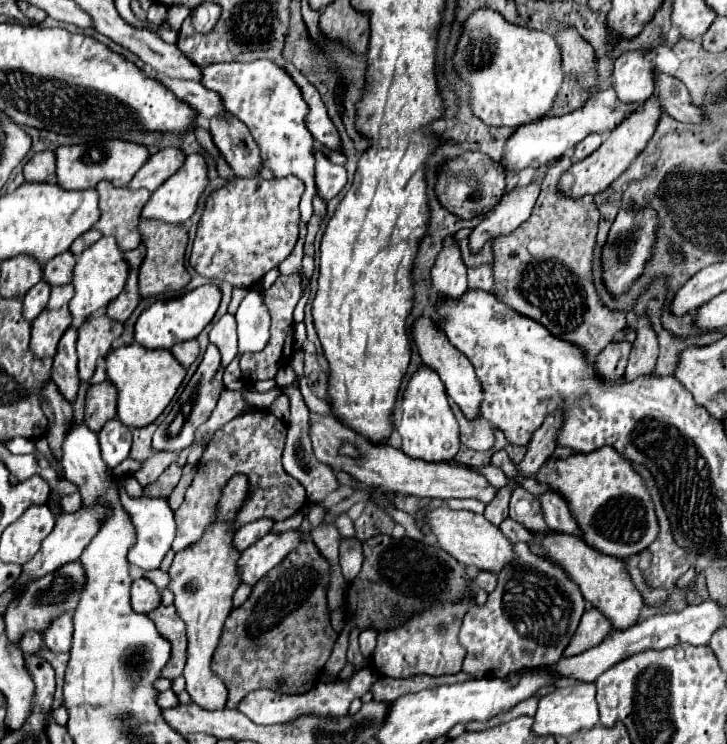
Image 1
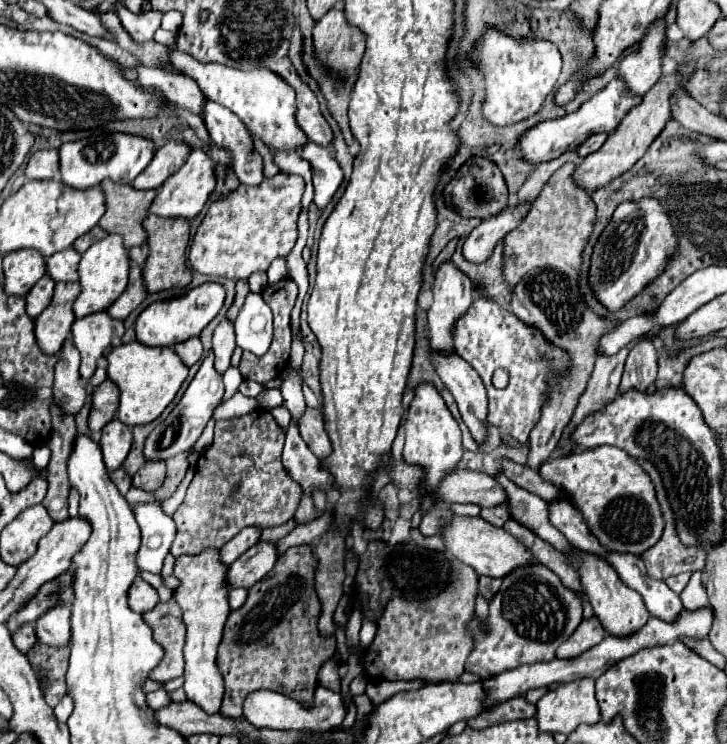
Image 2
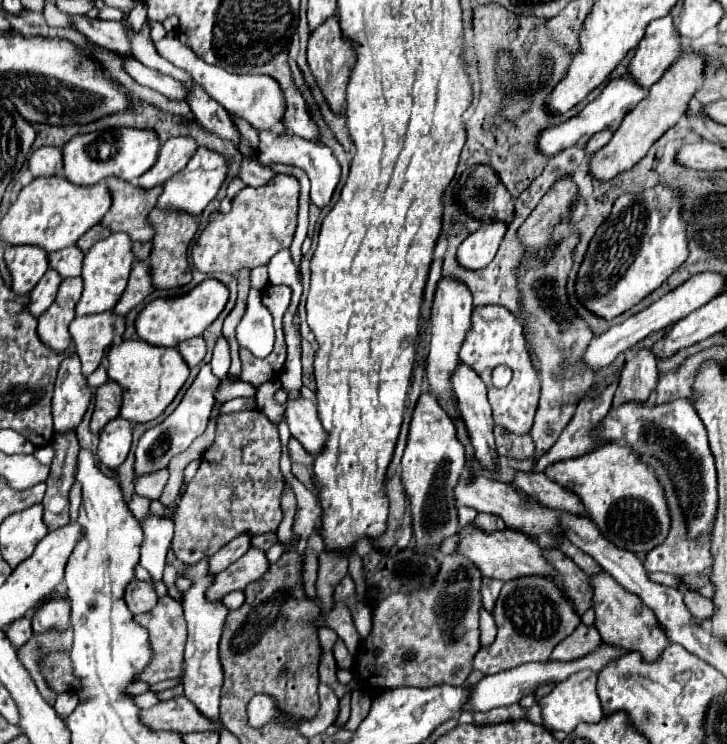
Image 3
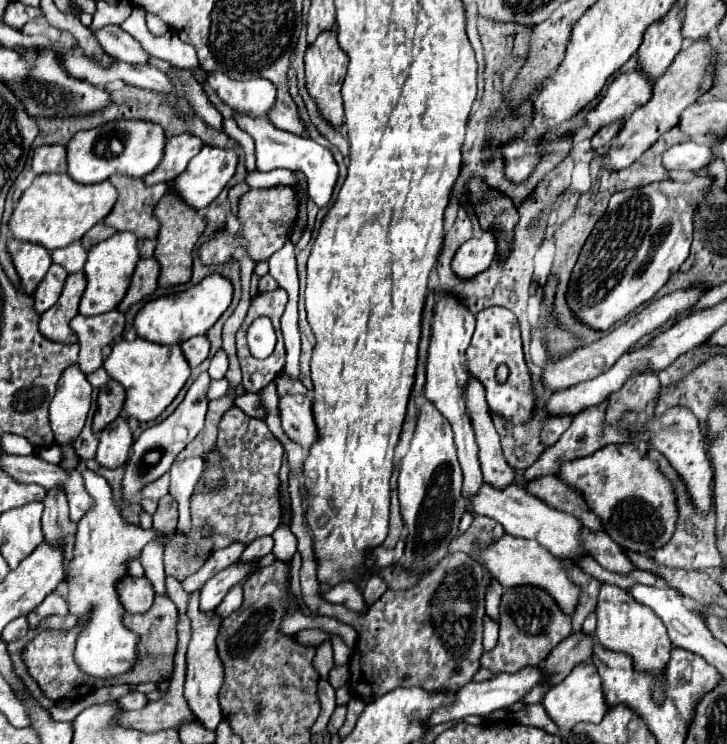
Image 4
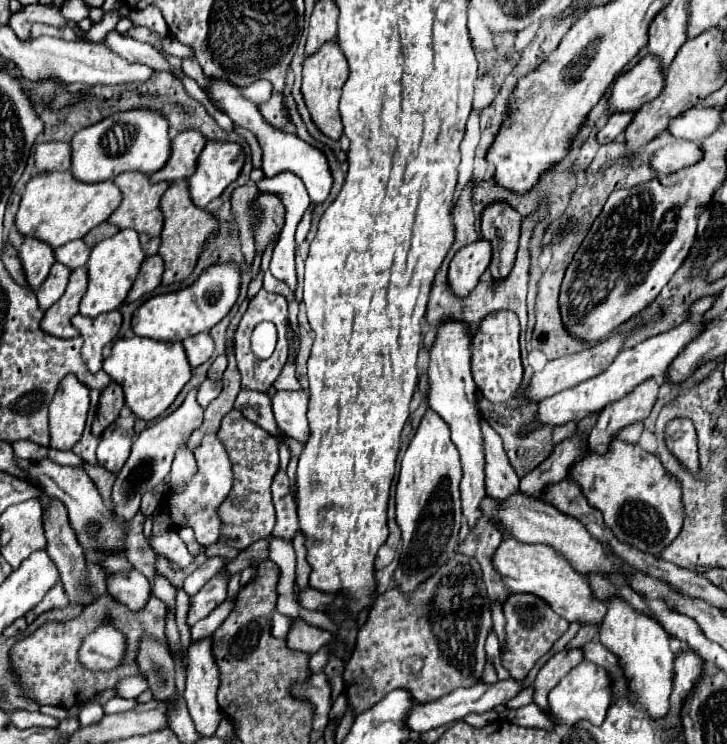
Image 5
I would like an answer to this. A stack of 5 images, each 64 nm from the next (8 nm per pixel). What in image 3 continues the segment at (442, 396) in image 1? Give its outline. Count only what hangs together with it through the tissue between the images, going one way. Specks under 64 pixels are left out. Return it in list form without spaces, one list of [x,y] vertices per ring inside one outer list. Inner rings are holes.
[[[422,392],[416,408],[412,412],[412,422],[408,430],[408,444],[402,456],[402,482],[404,490],[410,496],[410,512],[414,520],[414,538],[416,552],[432,554],[442,538],[456,534],[458,516],[456,516],[456,500],[452,488],[458,478],[464,474],[464,446],[456,438],[456,426],[452,418],[440,408],[438,400],[430,392]],[[426,546],[432,546],[426,550]]]

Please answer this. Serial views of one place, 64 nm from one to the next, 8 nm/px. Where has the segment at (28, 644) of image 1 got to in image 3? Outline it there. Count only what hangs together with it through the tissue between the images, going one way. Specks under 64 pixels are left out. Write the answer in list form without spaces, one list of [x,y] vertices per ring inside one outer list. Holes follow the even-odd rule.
[[[18,618],[16,622],[12,622],[8,628],[6,628],[6,636],[10,638],[10,642],[16,646],[16,648],[20,648],[20,646],[24,646],[32,636],[34,636],[34,632],[32,632],[32,626],[30,626],[30,618]]]

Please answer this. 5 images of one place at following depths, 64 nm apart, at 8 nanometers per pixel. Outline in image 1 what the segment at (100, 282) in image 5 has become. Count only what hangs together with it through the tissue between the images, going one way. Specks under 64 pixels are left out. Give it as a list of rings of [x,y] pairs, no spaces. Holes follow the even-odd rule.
[[[104,236],[96,244],[88,246],[80,254],[80,258],[74,266],[74,276],[72,276],[74,298],[70,300],[70,314],[72,314],[74,322],[82,322],[82,318],[88,318],[96,310],[104,308],[112,298],[116,298],[124,288],[126,276],[128,276],[128,264],[112,236]]]

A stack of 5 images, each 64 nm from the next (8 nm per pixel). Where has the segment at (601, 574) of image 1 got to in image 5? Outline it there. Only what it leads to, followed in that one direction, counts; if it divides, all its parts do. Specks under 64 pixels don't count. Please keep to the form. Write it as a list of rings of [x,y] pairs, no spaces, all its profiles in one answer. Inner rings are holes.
[[[612,596],[604,600],[606,616],[600,624],[600,642],[620,656],[624,674],[628,676],[630,688],[636,694],[636,702],[648,710],[652,718],[662,718],[668,712],[668,698],[672,692],[672,660],[674,652],[670,650],[670,636],[664,626],[650,618],[644,612],[634,610],[624,598]]]

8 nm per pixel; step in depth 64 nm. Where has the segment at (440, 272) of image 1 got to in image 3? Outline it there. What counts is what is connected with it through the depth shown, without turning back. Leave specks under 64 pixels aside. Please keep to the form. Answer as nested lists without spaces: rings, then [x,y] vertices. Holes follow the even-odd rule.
[[[442,278],[436,286],[432,314],[430,314],[430,352],[426,360],[426,374],[430,382],[430,392],[438,398],[440,406],[454,418],[460,416],[456,408],[456,398],[450,386],[450,374],[458,366],[458,350],[464,342],[464,334],[470,328],[470,314],[472,314],[472,294],[468,294],[468,286],[464,282],[456,282],[456,278]]]

